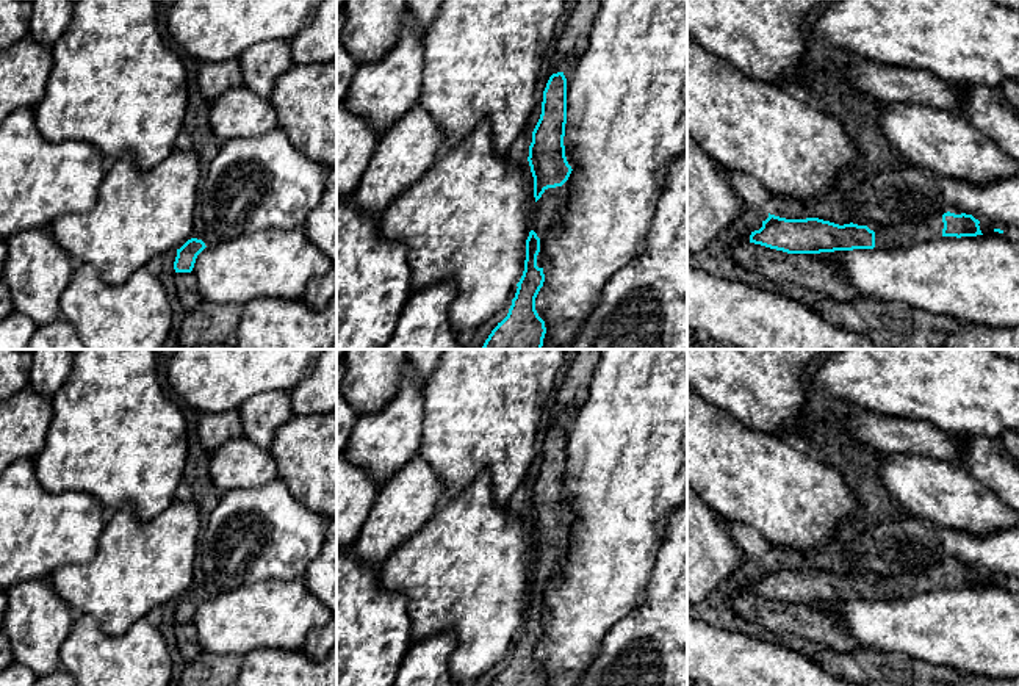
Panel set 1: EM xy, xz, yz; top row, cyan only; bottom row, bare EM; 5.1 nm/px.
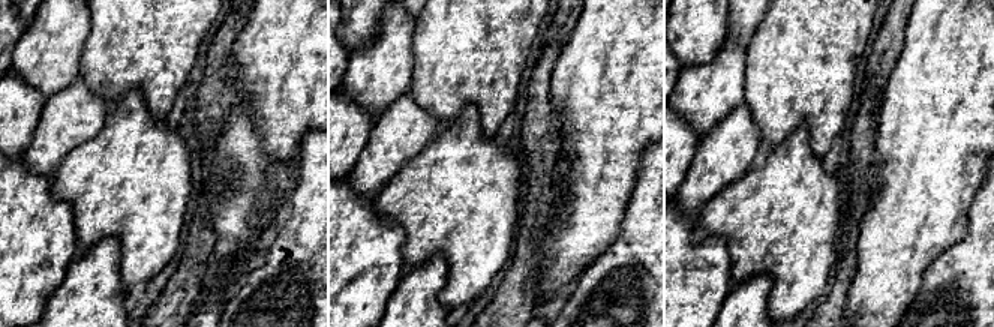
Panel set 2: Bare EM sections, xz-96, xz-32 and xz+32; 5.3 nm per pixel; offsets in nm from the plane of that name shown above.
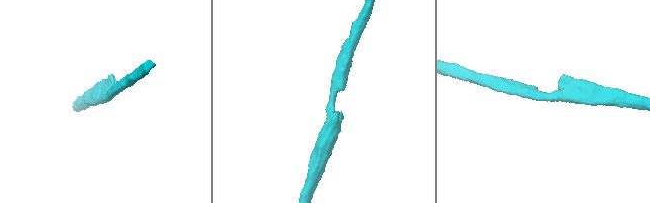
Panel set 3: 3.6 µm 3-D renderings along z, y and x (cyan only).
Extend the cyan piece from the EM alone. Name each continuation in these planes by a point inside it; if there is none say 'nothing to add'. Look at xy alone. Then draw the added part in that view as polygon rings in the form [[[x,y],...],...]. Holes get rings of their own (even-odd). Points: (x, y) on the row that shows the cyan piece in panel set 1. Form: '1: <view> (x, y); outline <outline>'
1: xy (210, 238); outline [[[210,229],[203,235],[197,236],[197,240],[202,240],[205,246],[213,246],[219,241],[216,233],[211,232]]]

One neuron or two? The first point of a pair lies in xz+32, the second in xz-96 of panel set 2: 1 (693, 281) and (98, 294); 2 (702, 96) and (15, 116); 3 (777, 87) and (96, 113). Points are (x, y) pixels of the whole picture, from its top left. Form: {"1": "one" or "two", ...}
{"1": "two", "2": "two", "3": "two"}

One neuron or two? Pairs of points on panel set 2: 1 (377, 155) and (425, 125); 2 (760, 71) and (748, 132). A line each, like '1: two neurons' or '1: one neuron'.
1: one neuron
2: two neurons

